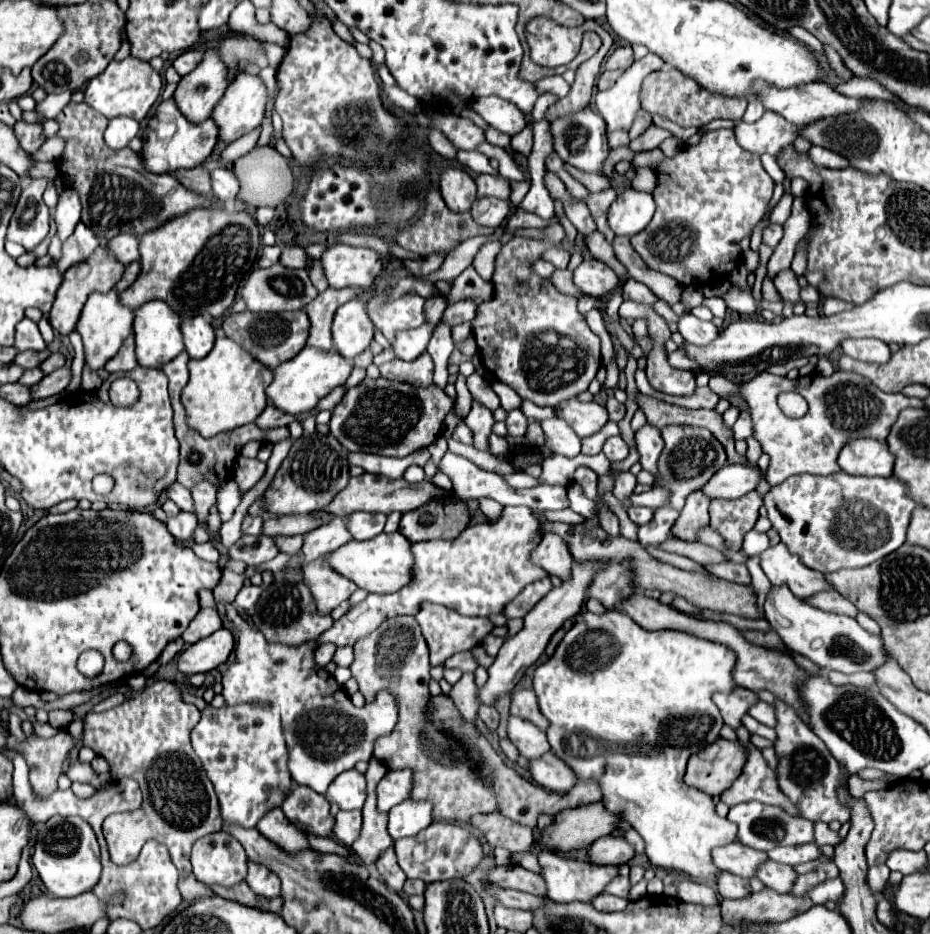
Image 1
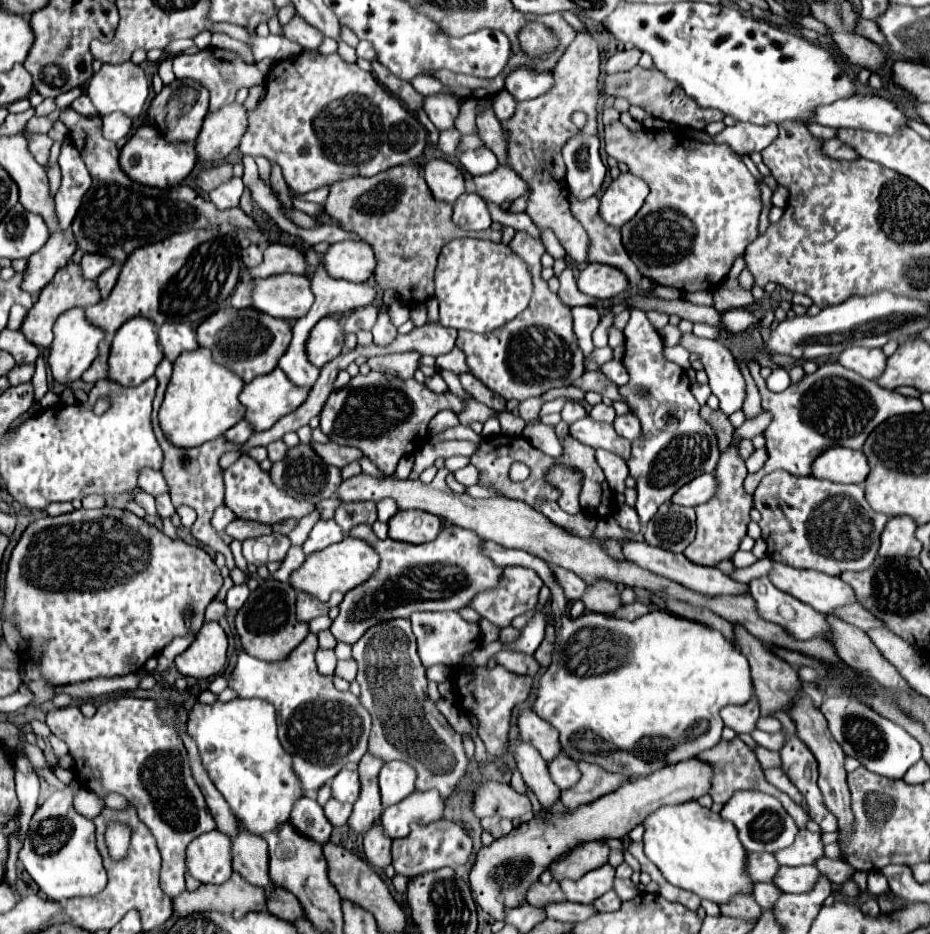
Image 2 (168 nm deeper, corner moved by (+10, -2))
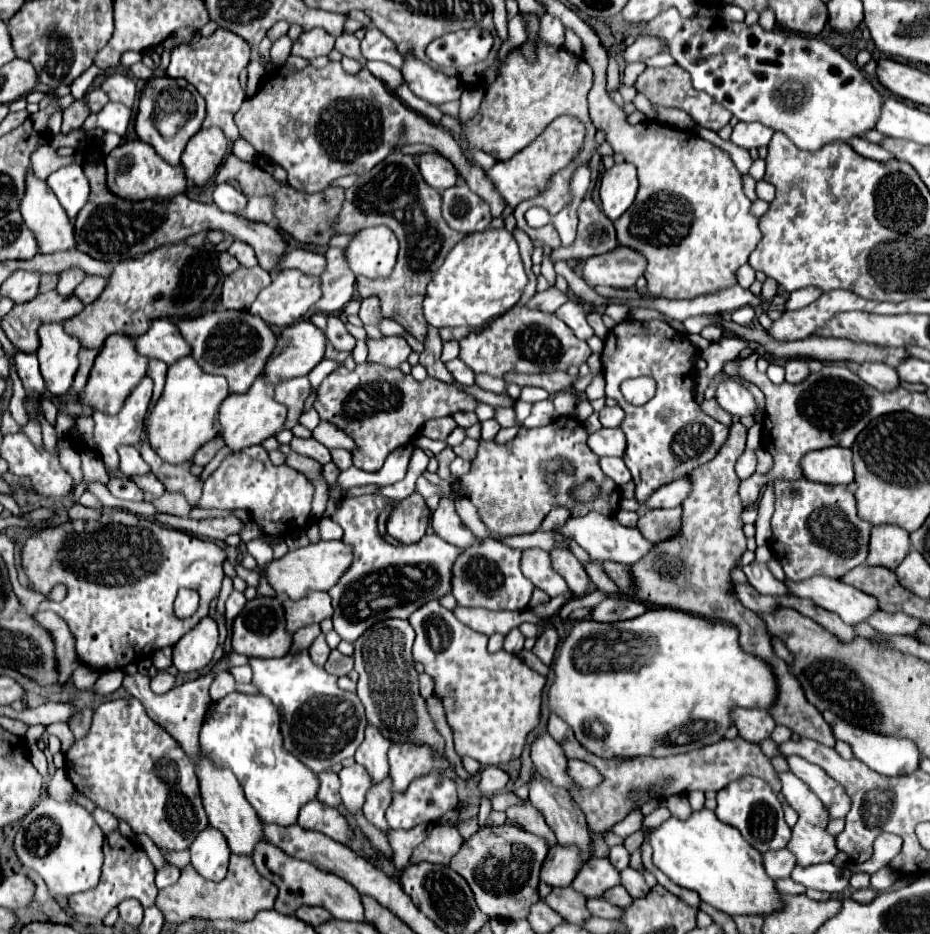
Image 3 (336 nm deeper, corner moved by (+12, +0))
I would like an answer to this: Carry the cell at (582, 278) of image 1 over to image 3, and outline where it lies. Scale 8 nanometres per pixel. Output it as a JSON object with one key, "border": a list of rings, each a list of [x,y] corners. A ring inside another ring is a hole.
{"border":[[[618,247],[614,253],[586,259],[582,267],[582,279],[588,287],[616,287],[630,289],[646,269],[646,259],[632,249]]]}

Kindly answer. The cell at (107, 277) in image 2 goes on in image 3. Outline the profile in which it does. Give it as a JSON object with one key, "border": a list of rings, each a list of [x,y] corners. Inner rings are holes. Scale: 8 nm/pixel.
{"border":[[[88,275],[88,277],[78,285],[78,289],[74,291],[74,295],[76,295],[80,301],[84,301],[84,305],[94,303],[94,301],[100,297],[100,293],[104,291],[106,283],[108,283],[106,277],[100,277],[100,275]]]}

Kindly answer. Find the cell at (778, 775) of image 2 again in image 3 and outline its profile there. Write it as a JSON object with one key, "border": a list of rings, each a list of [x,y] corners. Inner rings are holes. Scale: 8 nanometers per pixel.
{"border":[[[790,771],[778,773],[778,779],[782,781],[782,795],[786,797],[788,805],[798,813],[798,823],[792,827],[792,839],[788,841],[786,849],[790,849],[790,851],[794,853],[796,863],[802,865],[802,867],[832,861],[834,855],[838,853],[838,849],[836,849],[836,845],[834,845],[834,837],[828,835],[828,831],[826,831],[826,825],[828,825],[826,807],[824,807],[822,801],[818,801],[818,797],[808,789],[808,785],[802,783],[794,773],[790,773]]]}

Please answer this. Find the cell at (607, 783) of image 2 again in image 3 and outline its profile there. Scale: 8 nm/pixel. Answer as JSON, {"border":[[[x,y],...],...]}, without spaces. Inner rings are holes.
{"border":[[[550,717],[548,719],[548,731],[550,735],[560,743],[560,747],[564,749],[568,759],[580,759],[586,761],[590,765],[594,765],[600,775],[602,775],[602,783],[594,789],[572,789],[570,795],[572,799],[578,803],[578,807],[582,809],[582,813],[586,815],[588,827],[594,831],[608,831],[614,823],[622,821],[630,811],[634,811],[640,805],[634,805],[630,801],[630,791],[638,789],[638,791],[646,791],[648,787],[656,785],[656,783],[668,783],[666,791],[662,797],[670,797],[670,795],[686,795],[690,791],[720,791],[724,789],[730,781],[736,781],[744,775],[754,775],[754,777],[762,777],[774,793],[780,793],[780,785],[778,785],[778,777],[776,771],[770,765],[770,759],[760,751],[760,747],[756,743],[744,741],[742,737],[736,739],[722,739],[714,745],[702,747],[702,749],[694,749],[690,753],[680,753],[674,757],[632,757],[626,761],[606,761],[602,757],[596,757],[592,753],[586,753],[586,749],[582,749],[582,745],[578,745],[578,741],[572,737],[572,729],[560,719],[560,717]]]}

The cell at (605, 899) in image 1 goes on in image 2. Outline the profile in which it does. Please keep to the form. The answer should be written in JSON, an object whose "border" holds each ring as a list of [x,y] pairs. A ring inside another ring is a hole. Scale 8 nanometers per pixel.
{"border":[[[608,891],[606,895],[602,895],[600,899],[594,901],[594,907],[602,913],[602,911],[616,911],[618,907],[622,905],[622,899],[614,893],[614,891]]]}

